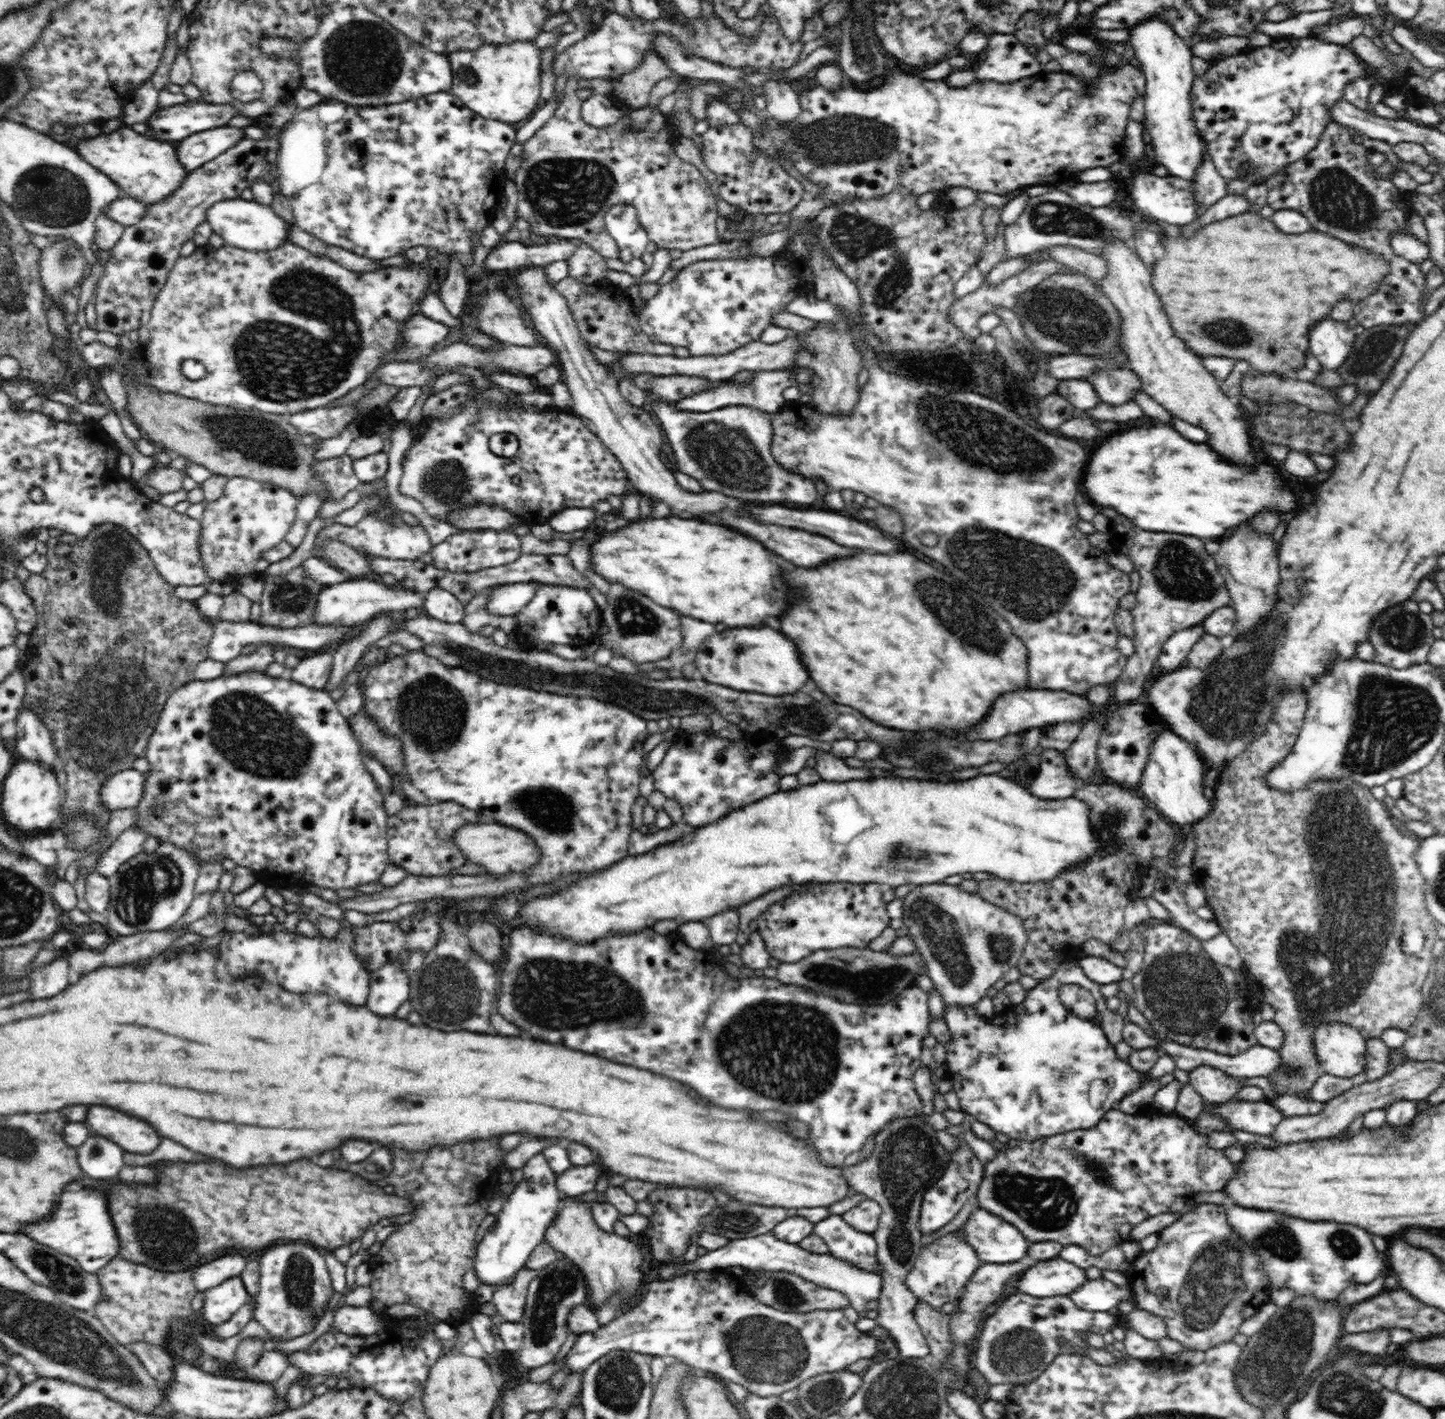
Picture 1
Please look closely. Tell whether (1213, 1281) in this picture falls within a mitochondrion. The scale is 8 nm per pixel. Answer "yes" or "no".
yes

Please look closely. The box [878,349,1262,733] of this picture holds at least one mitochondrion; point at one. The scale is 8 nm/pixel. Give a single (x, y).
(1033, 583)

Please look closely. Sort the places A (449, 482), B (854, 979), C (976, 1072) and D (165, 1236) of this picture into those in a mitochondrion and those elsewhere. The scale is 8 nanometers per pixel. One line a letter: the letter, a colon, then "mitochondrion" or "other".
A: mitochondrion
B: mitochondrion
C: other
D: mitochondrion

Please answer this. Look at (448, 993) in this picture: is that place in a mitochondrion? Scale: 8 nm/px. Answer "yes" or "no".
yes

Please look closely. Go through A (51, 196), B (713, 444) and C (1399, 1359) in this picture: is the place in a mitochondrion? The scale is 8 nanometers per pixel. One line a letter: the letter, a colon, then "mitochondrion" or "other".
A: mitochondrion
B: mitochondrion
C: other

